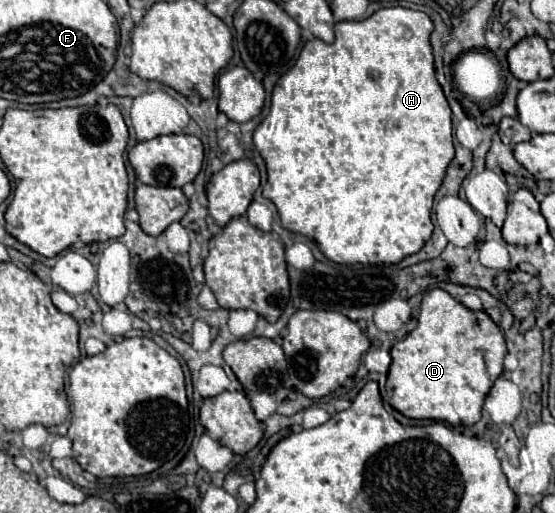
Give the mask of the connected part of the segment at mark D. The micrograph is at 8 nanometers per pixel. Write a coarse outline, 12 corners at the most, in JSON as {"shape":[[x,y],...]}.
{"shape":[[424,293],[392,347],[388,403],[474,425],[504,371],[486,311]]}

